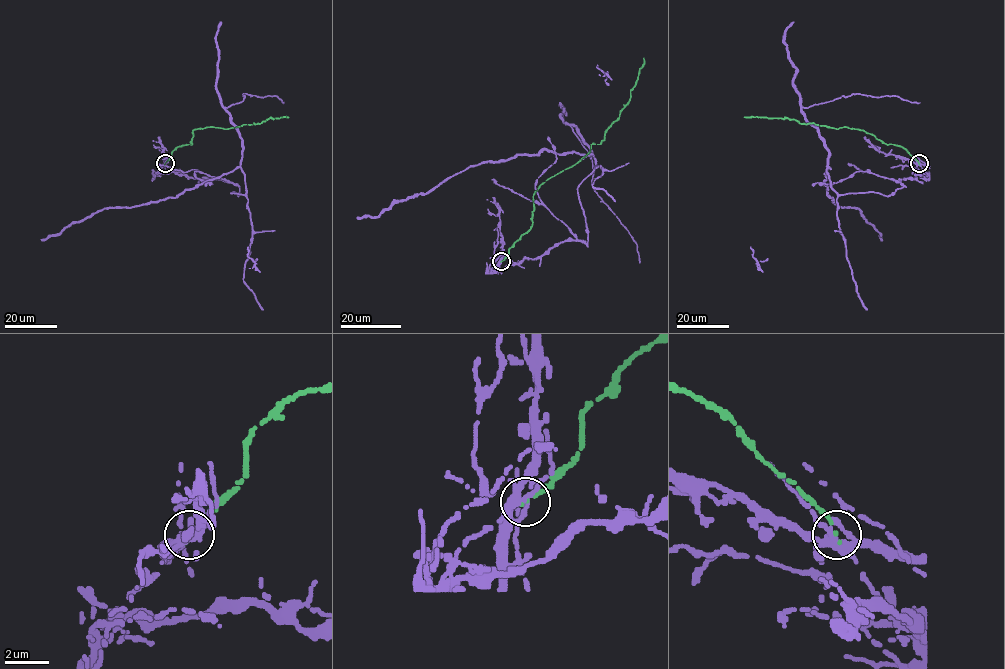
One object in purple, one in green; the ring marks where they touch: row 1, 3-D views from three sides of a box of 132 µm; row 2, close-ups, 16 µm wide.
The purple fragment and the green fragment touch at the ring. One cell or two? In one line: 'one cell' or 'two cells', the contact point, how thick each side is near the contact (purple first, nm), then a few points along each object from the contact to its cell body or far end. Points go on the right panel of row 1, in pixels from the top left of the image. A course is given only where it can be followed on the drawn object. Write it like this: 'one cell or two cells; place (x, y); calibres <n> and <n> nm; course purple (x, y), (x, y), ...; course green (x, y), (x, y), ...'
two cells; place (919, 163); calibres 280 and 170 nm; course purple (918, 164), (927, 174), (902, 179), (887, 196), (839, 194), (827, 167), (827, 194), (858, 209), (881, 239); course green (918, 163), (905, 149), (887, 144), (858, 129), (846, 126), (837, 129), (788, 118), (744, 117)

